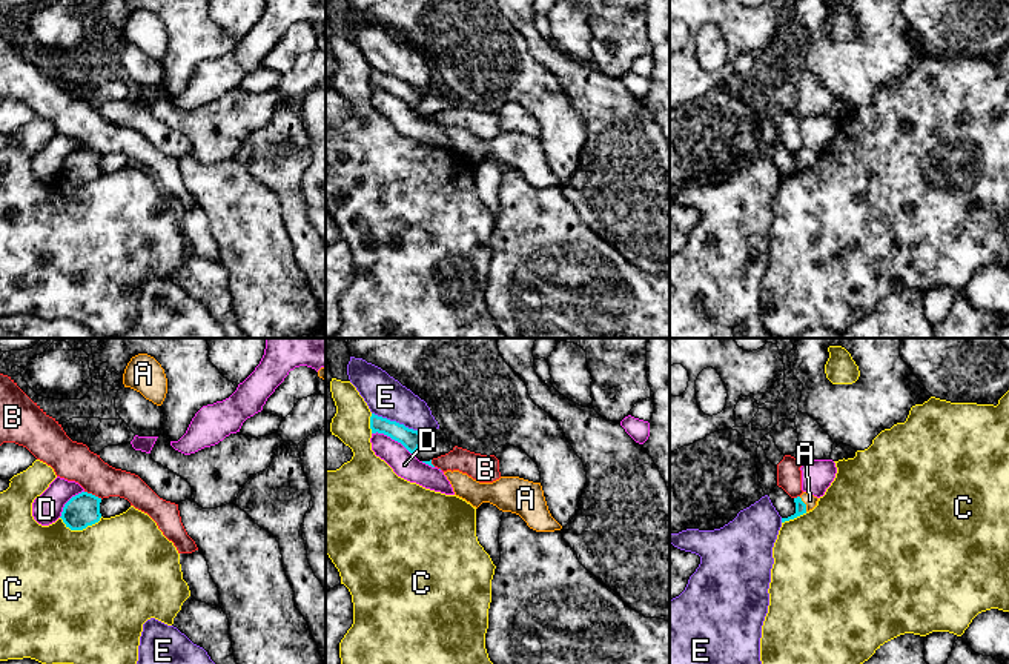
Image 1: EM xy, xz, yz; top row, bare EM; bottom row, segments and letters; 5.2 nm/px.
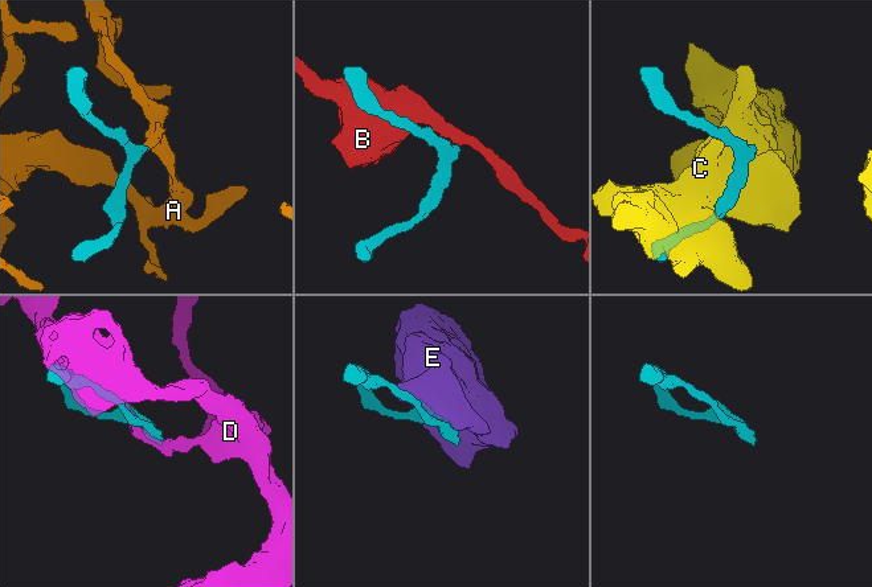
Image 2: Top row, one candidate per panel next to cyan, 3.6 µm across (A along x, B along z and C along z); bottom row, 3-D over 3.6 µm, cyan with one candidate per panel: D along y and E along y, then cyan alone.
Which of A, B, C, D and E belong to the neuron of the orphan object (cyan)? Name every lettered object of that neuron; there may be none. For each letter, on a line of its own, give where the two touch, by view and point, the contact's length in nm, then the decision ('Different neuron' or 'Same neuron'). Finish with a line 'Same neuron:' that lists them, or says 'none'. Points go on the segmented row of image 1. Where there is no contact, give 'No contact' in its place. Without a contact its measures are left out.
A: Touches cyan at yz (805, 504). Shared border 90 nm. Same neuron
B: Touches cyan at xy (94, 495). Shared border 100 nm. Different neuron
C: Touches cyan at xy (80, 529). Shared border 220 nm. Different neuron
D: Touches cyan at xz (393, 438). Shared border 260 nm. Different neuron
E: Touches cyan at xz (398, 423). Shared border 320 nm. Different neuron
Same neuron: A

